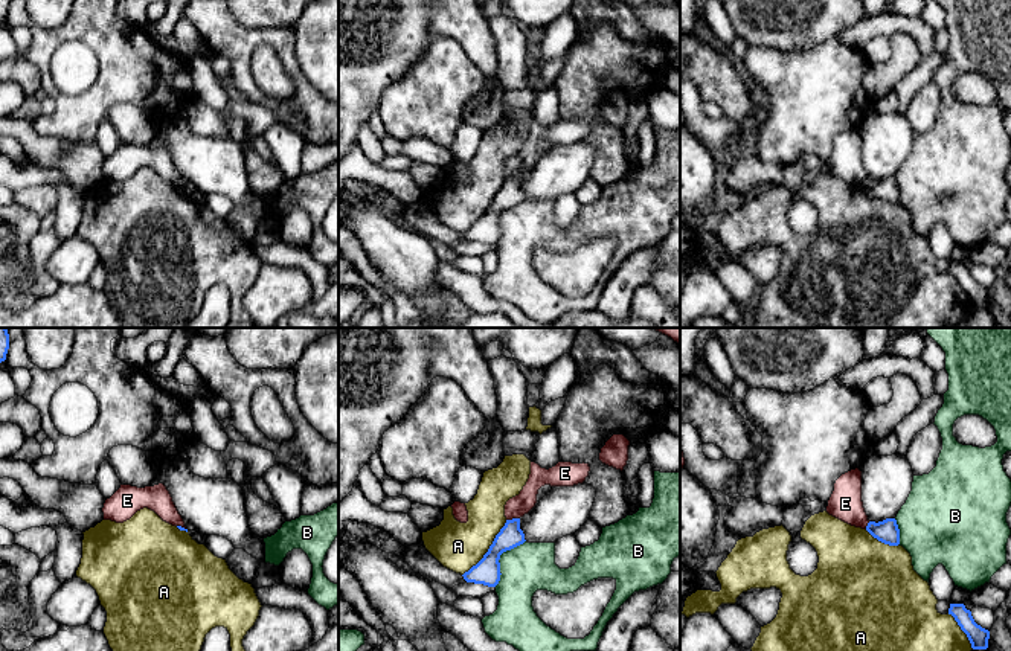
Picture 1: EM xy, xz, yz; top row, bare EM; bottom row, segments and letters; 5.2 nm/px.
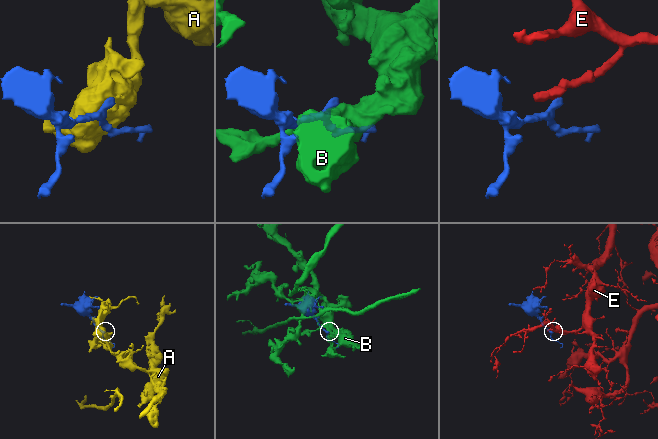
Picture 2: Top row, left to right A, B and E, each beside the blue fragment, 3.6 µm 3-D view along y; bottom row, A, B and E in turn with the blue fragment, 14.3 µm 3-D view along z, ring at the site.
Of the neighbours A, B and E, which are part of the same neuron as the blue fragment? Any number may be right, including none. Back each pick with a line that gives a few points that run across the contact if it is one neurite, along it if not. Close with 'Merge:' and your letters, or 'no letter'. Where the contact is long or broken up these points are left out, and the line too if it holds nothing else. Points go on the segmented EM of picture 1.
Merge: no letter

